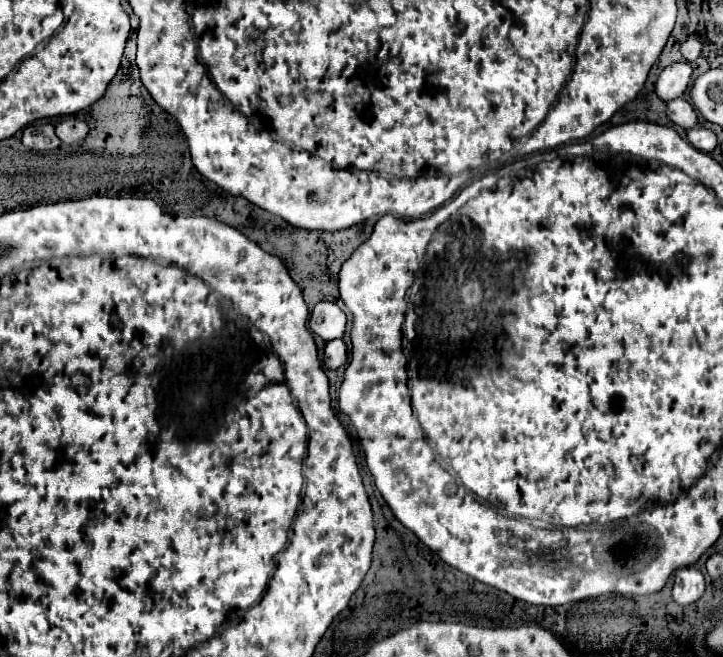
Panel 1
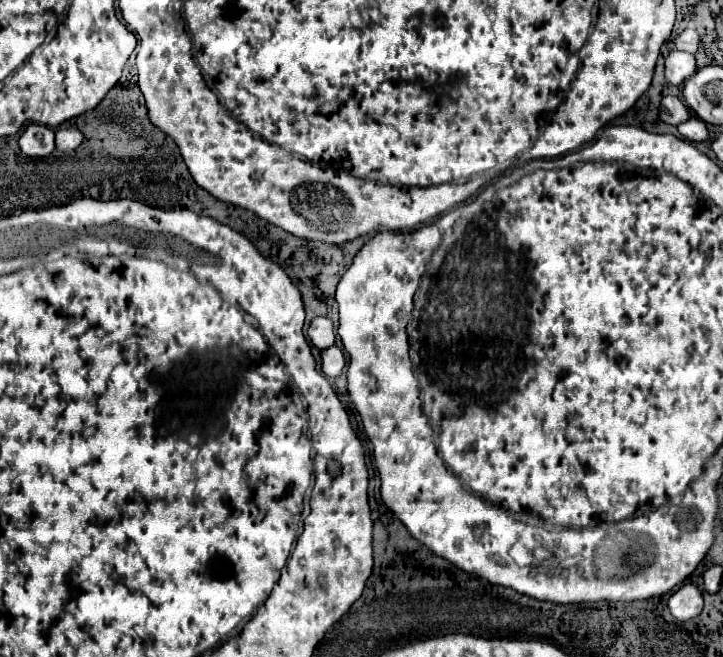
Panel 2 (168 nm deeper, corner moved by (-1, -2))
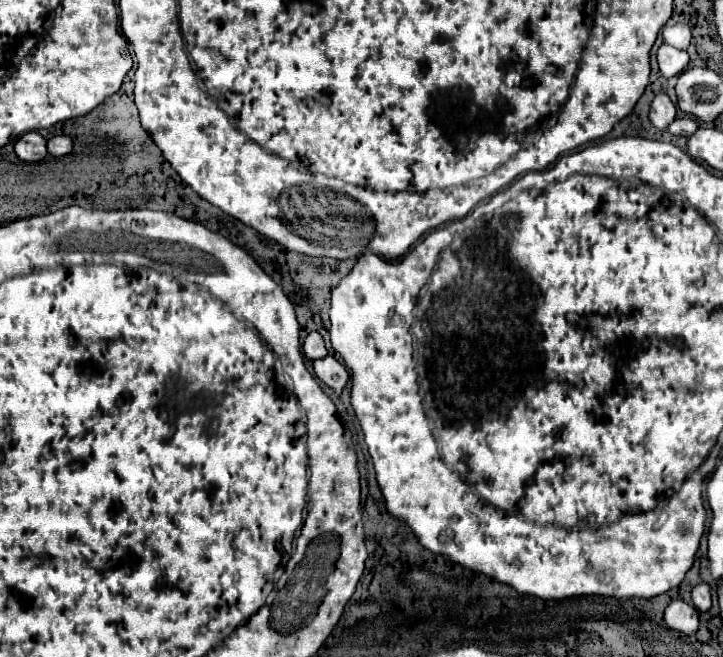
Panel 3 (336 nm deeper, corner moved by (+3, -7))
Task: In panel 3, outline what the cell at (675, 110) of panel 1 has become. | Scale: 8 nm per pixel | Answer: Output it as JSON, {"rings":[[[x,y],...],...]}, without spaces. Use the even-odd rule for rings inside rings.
{"rings":[[[658,94],[652,102],[652,108],[650,108],[650,122],[664,130],[668,128],[668,124],[676,118],[676,106],[672,104],[672,100],[668,98],[668,94]]]}

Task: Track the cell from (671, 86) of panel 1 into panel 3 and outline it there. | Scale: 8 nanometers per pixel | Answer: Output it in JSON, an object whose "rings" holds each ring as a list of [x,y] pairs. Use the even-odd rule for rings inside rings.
{"rings":[[[662,44],[658,48],[658,66],[662,76],[666,78],[674,78],[678,74],[682,74],[688,66],[688,52],[670,48],[668,44]]]}

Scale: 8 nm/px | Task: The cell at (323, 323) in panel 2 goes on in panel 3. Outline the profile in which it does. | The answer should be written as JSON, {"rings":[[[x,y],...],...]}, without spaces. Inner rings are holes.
{"rings":[[[310,332],[302,344],[302,350],[304,350],[304,356],[308,360],[316,360],[316,358],[324,358],[328,352],[326,352],[326,346],[324,346],[324,340],[318,332]]]}

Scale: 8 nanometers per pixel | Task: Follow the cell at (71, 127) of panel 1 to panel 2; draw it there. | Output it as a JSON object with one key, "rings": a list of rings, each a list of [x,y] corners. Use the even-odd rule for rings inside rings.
{"rings":[[[76,127],[56,129],[56,149],[58,151],[72,151],[82,143],[82,133]]]}

